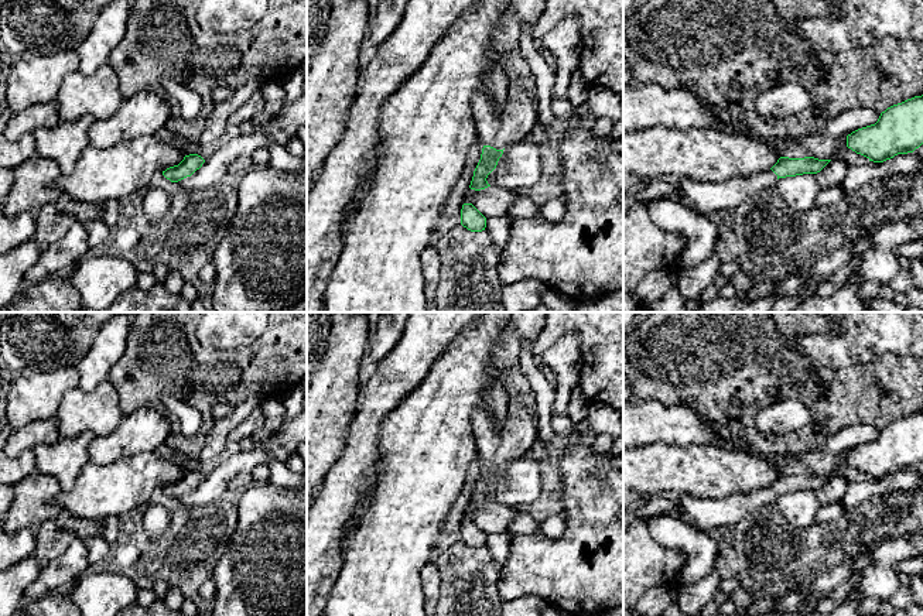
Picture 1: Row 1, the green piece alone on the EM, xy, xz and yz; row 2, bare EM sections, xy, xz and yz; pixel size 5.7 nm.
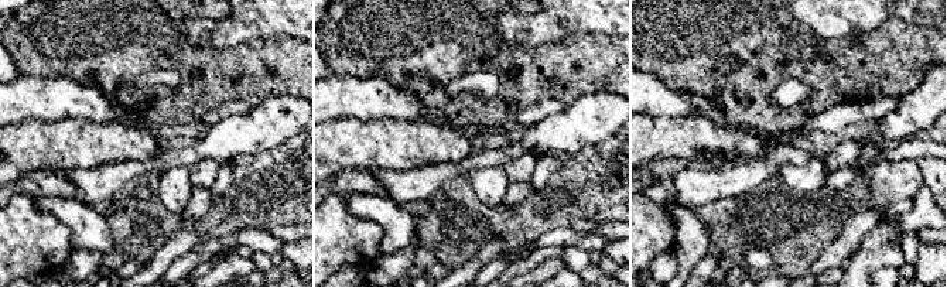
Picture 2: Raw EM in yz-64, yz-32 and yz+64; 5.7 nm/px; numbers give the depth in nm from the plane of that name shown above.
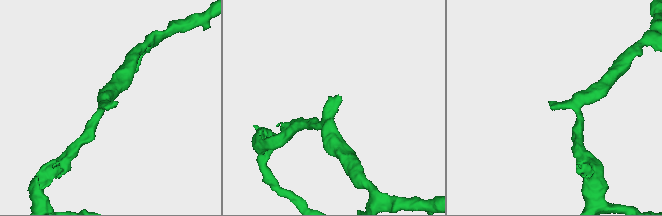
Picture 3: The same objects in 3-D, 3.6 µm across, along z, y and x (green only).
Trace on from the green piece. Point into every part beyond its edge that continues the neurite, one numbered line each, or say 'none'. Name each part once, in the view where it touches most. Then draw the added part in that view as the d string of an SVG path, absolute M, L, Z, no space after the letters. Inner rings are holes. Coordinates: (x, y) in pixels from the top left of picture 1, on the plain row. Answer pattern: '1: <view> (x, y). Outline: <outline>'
1: xz (498, 442). Outline: M510 403L509 411L503 420L498 420L485 407L478 407L472 420L474 435L479 452L479 459L496 466L519 459L530 452L539 438L539 417L529 408L515 408Z

